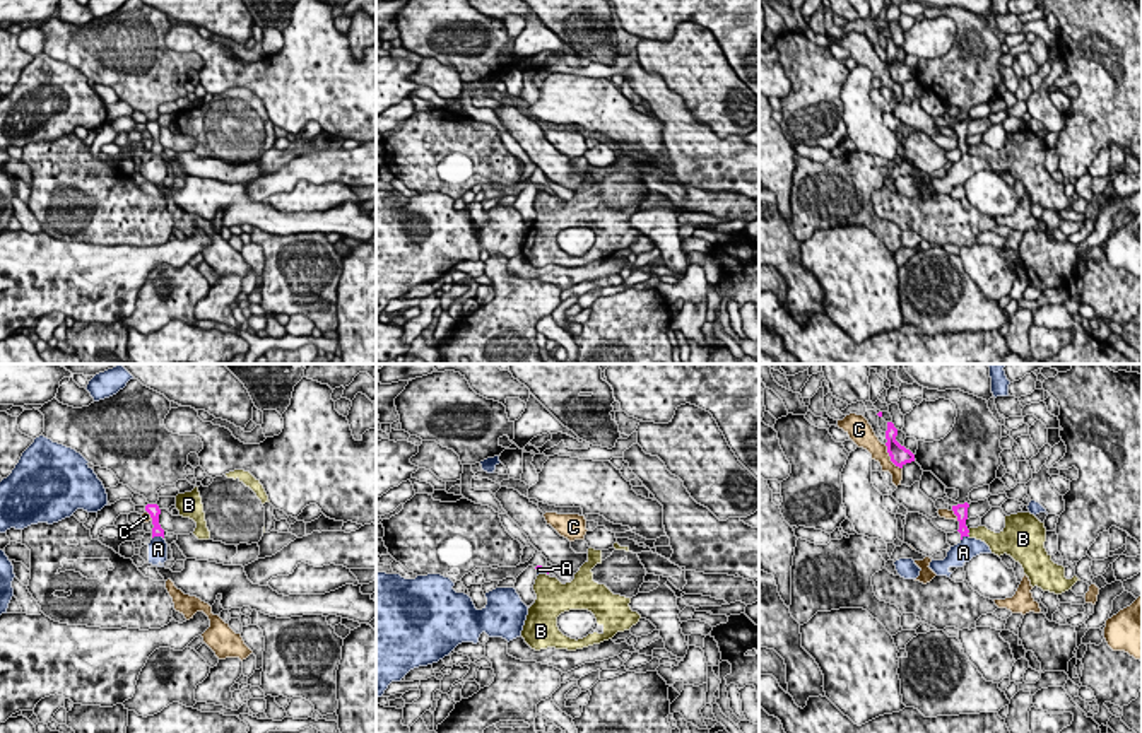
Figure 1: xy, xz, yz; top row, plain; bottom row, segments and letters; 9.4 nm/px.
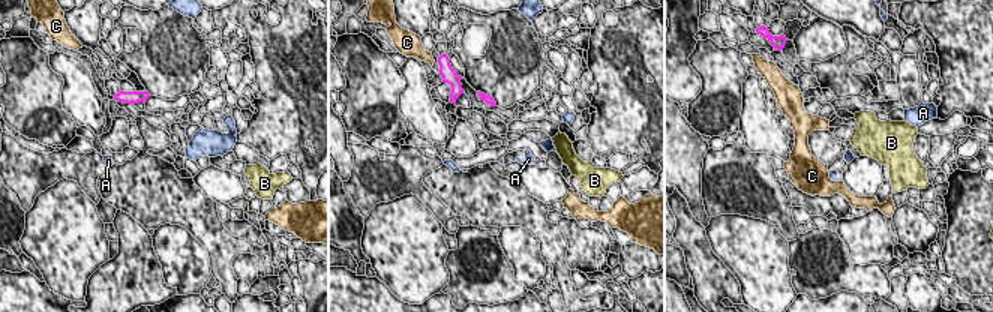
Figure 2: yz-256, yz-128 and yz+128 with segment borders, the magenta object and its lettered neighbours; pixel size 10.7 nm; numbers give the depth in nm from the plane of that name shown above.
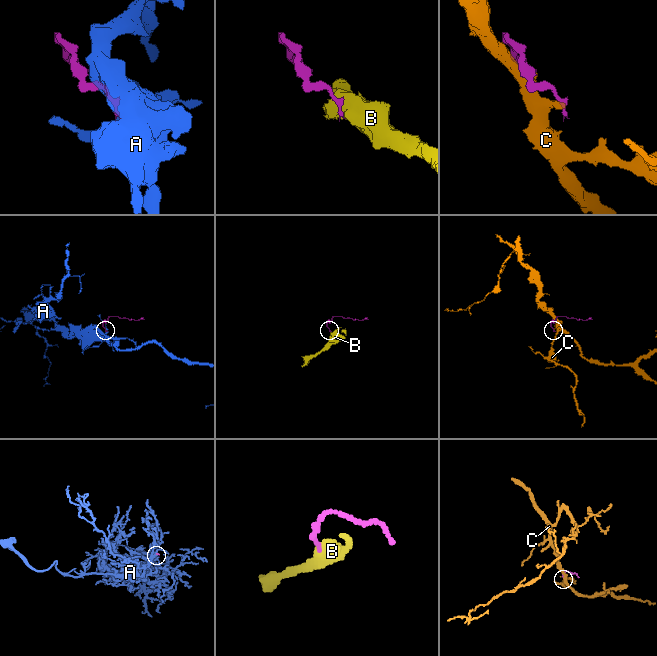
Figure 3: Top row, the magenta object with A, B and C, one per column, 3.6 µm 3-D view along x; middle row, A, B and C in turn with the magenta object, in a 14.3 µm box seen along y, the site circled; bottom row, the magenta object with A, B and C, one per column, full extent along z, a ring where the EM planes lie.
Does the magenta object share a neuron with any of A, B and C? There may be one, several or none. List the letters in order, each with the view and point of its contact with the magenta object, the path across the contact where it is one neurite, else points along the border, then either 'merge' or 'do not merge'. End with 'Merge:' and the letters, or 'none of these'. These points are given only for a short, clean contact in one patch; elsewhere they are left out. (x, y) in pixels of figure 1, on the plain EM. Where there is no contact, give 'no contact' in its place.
A: xy (158, 152) | along xy (163, 154), (153, 156) | do not merge
B: yz (968, 149) | do not merge
C: yz (891, 76) | do not merge
Merge: none of these

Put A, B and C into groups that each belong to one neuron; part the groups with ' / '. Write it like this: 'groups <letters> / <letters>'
groups A / B / C

